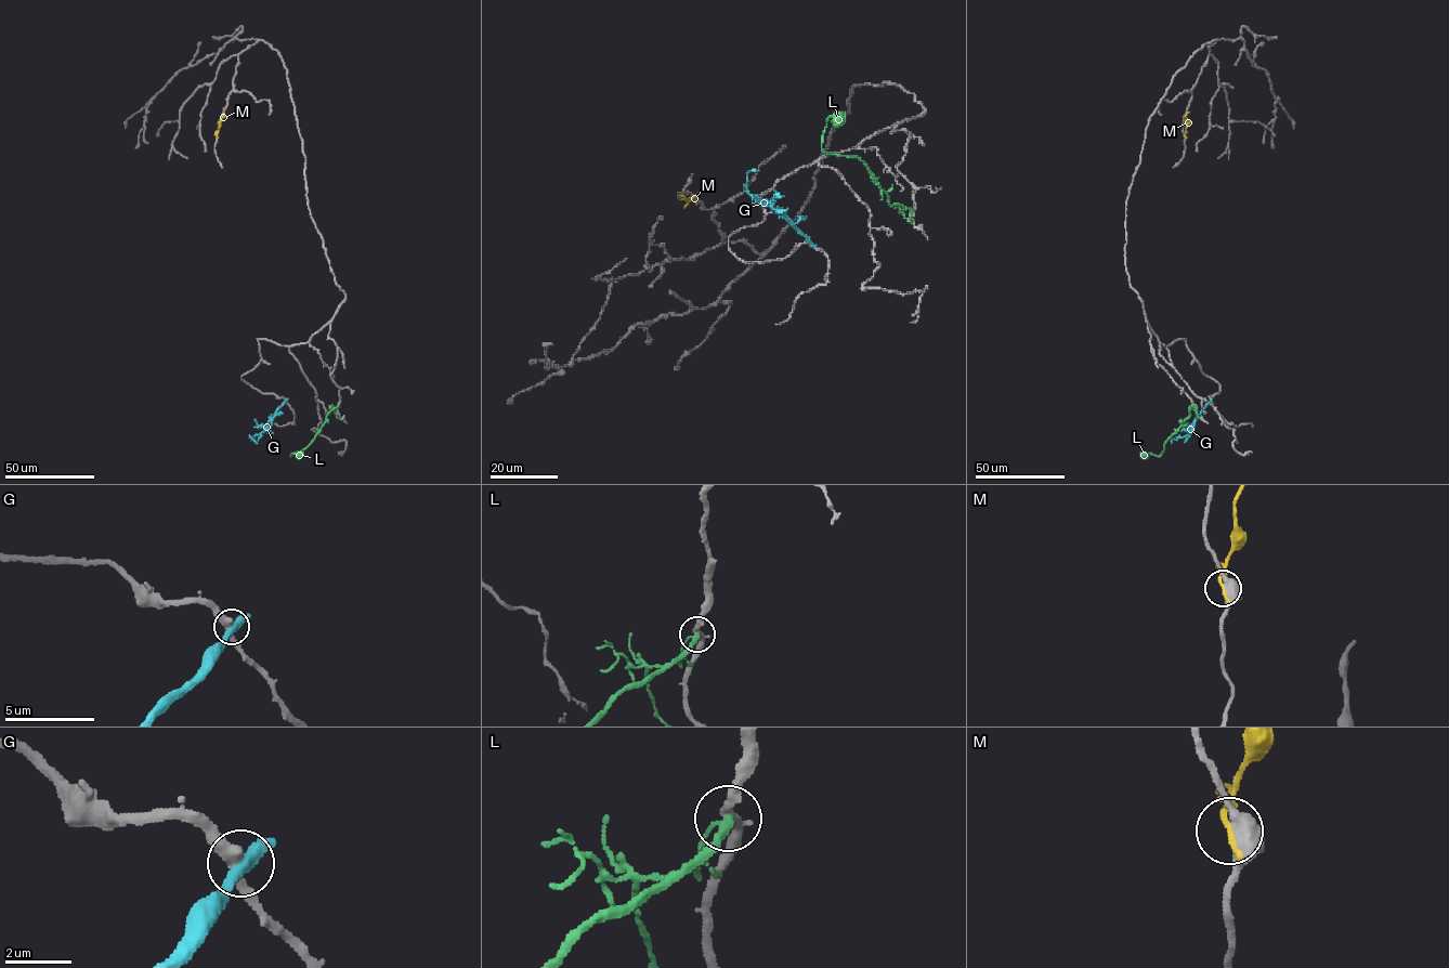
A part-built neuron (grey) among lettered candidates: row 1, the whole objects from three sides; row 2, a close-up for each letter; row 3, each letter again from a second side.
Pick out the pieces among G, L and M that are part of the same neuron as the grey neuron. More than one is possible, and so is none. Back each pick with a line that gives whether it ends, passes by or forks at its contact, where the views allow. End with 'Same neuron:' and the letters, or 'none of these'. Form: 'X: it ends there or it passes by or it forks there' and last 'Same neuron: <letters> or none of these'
Same neuron: none of these

